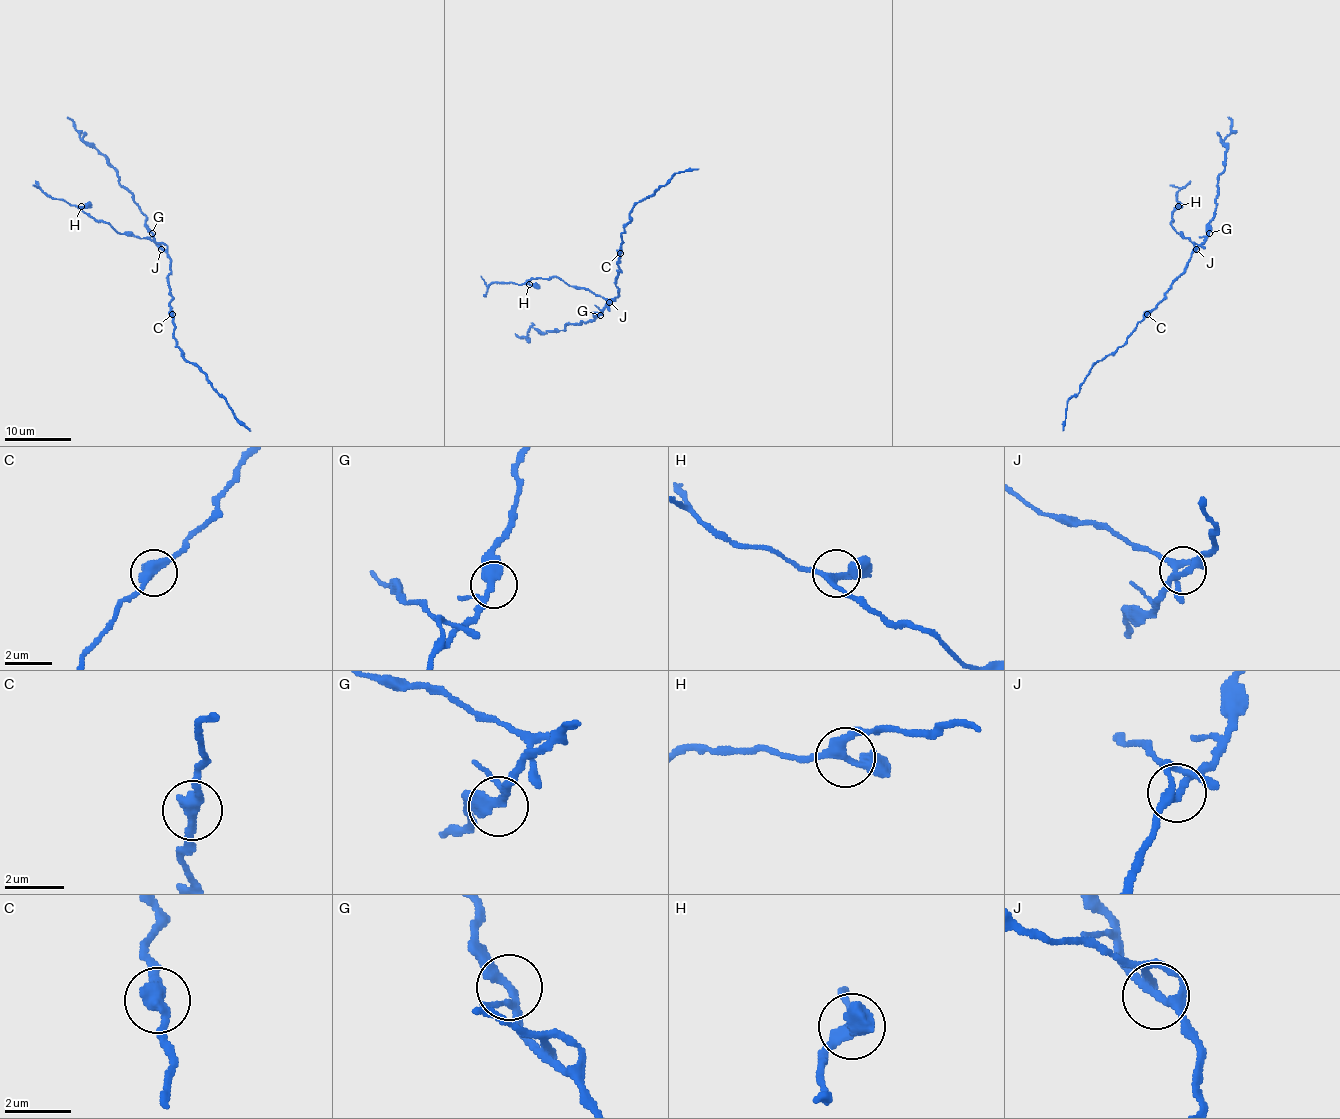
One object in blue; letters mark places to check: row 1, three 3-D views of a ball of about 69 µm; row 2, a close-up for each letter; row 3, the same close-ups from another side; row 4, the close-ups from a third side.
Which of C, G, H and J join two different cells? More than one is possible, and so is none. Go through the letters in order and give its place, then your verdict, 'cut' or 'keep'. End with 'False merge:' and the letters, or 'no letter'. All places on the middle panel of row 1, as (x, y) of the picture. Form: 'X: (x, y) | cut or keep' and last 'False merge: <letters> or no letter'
C: (620, 253) | keep
G: (600, 315) | keep
H: (529, 284) | keep
J: (609, 302) | keep
False merge: no letter

